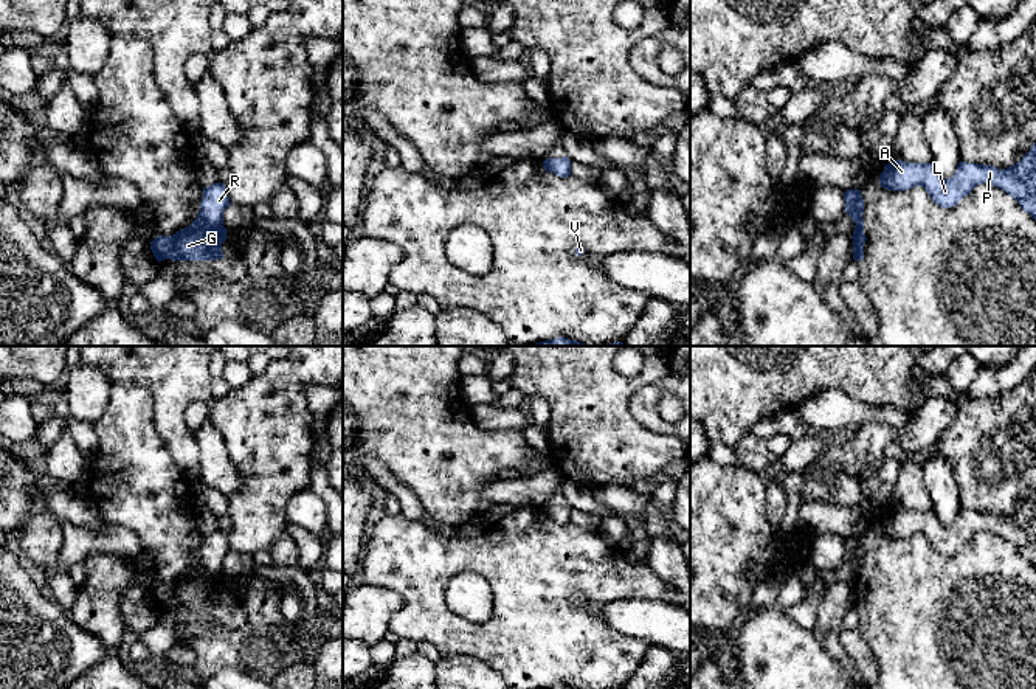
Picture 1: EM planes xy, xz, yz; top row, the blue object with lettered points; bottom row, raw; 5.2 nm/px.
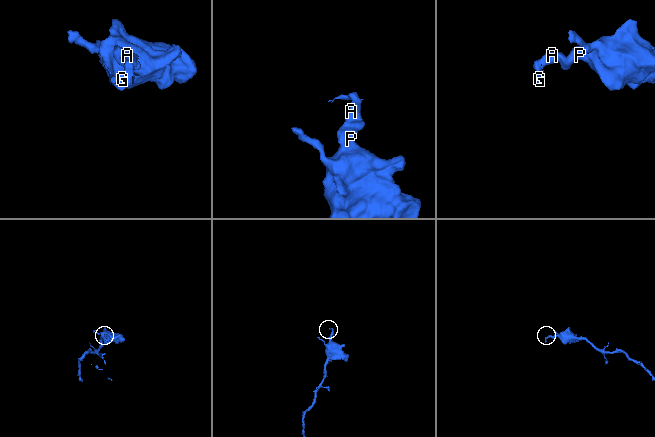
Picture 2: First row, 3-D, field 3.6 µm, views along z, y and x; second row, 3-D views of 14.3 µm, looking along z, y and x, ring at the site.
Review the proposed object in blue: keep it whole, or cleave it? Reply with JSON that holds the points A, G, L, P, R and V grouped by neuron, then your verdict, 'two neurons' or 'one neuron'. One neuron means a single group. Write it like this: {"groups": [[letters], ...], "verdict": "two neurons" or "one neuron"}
{"groups": [["A", "L", "P", "R", "V"], ["G"]], "verdict": "two neurons"}

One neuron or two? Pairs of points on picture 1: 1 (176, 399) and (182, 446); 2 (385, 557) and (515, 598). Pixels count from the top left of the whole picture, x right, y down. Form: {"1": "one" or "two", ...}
{"1": "one", "2": "one"}

